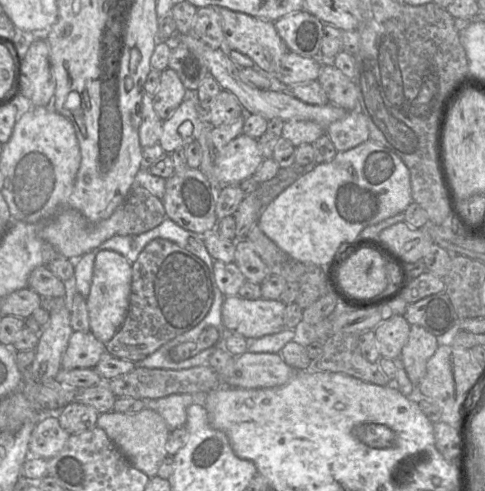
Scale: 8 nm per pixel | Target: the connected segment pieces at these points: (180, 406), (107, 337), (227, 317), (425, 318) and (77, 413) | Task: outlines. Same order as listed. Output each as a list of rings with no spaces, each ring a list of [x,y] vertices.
[[[208,393],[172,394],[159,399],[143,399],[145,409],[160,414],[172,430],[184,426],[187,421],[187,408],[193,404],[203,405]]]
[[[100,251],[95,258],[90,293],[87,297],[90,331],[103,343],[108,343],[122,326],[129,308],[132,264],[120,253]]]
[[[225,296],[221,308],[224,328],[248,340],[280,332],[284,328],[286,308],[280,300],[248,300],[240,296]]]
[[[445,292],[409,304],[403,316],[410,325],[421,326],[435,336],[457,324],[457,315]]]
[[[72,402],[57,411],[55,416],[64,430],[75,435],[96,427],[99,412],[92,406]]]

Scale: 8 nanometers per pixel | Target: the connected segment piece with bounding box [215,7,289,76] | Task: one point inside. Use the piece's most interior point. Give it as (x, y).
(258, 39)

